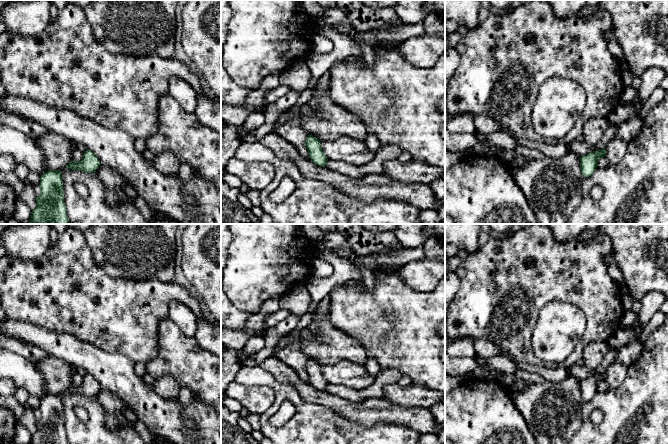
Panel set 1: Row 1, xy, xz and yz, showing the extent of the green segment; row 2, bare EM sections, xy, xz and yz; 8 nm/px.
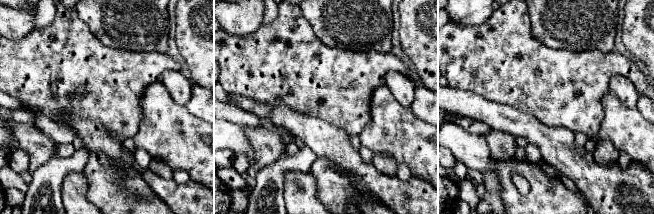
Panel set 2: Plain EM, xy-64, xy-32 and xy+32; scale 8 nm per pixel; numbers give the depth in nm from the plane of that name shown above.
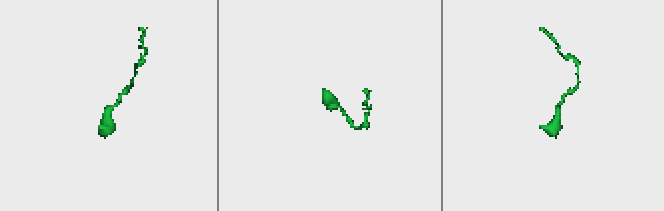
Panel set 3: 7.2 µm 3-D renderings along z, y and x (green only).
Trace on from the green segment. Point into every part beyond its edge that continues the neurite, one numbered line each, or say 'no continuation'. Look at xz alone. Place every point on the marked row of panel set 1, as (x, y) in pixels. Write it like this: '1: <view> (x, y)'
no continuation

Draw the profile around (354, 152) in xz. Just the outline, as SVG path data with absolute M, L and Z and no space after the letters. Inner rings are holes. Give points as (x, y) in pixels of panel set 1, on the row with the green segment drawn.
M342 136L334 140L321 141L323 153L328 160L342 161L350 165L366 165L374 158L365 141Z

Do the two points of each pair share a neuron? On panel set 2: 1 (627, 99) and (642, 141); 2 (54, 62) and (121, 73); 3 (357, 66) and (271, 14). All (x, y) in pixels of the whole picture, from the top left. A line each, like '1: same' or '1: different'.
1: different
2: same
3: different

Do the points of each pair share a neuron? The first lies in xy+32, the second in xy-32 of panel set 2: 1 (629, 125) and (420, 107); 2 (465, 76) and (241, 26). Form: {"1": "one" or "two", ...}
{"1": "two", "2": "two"}

